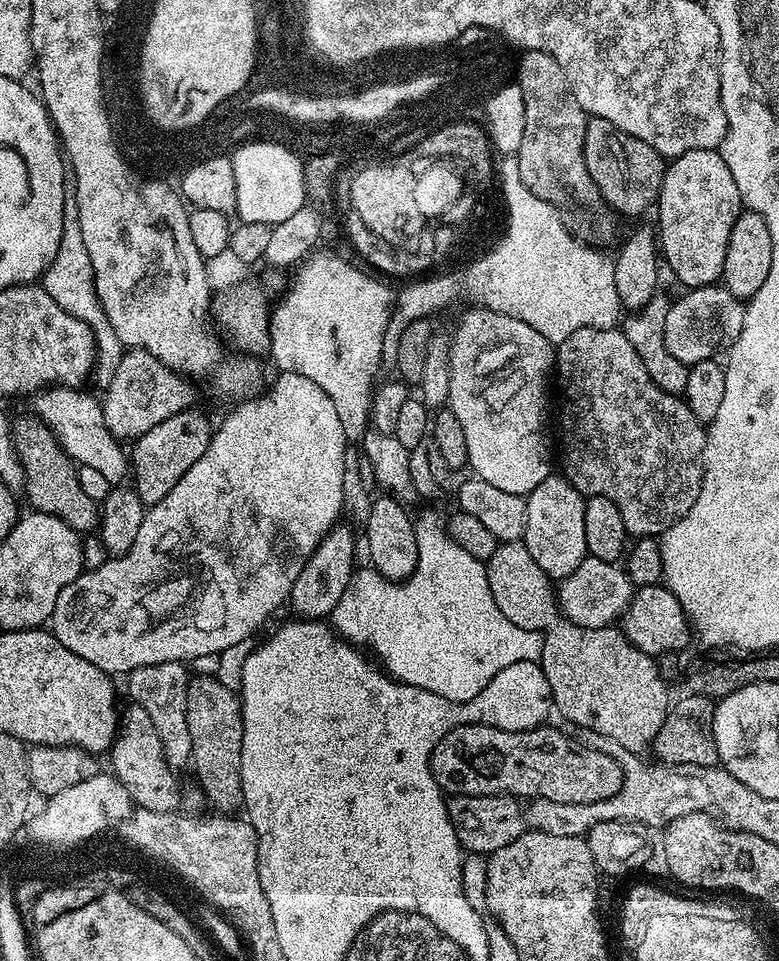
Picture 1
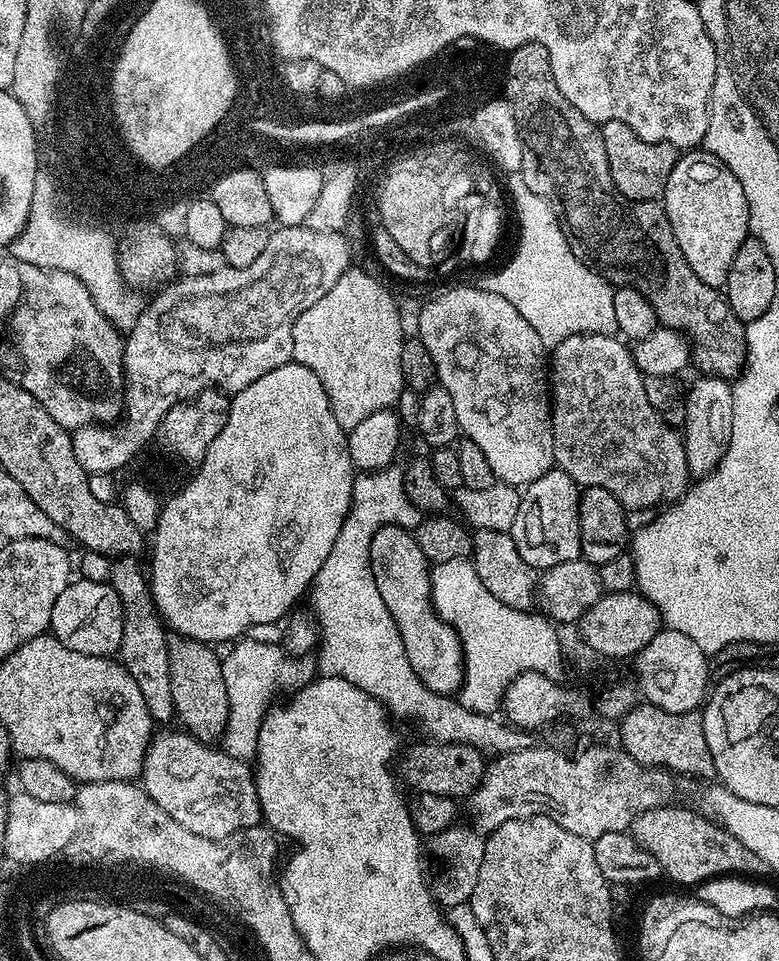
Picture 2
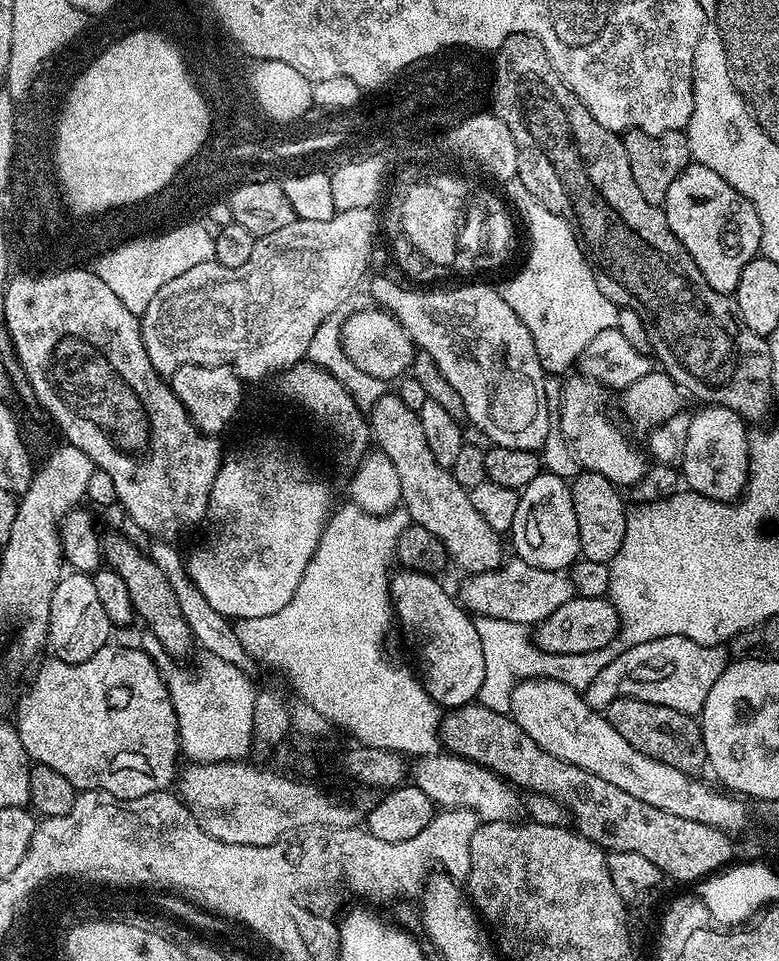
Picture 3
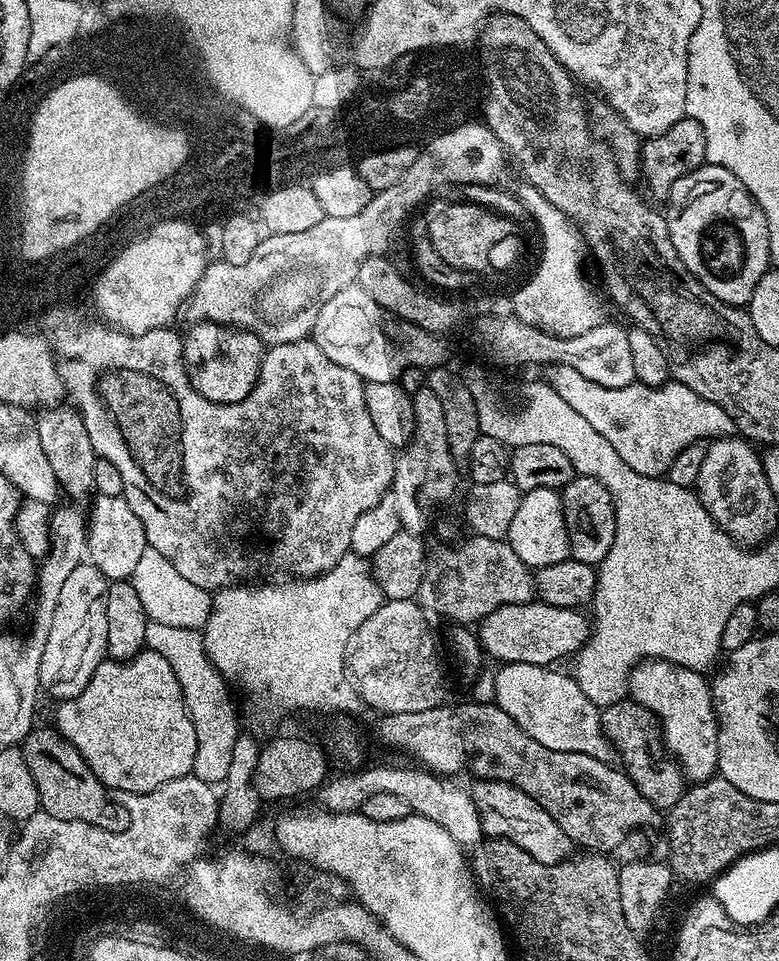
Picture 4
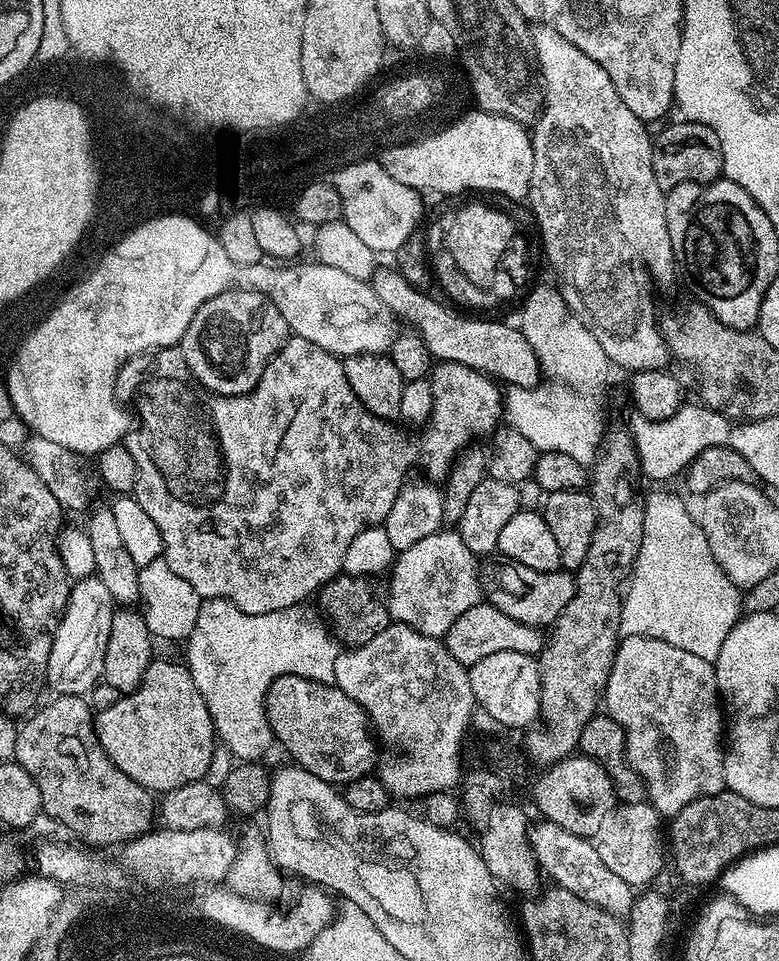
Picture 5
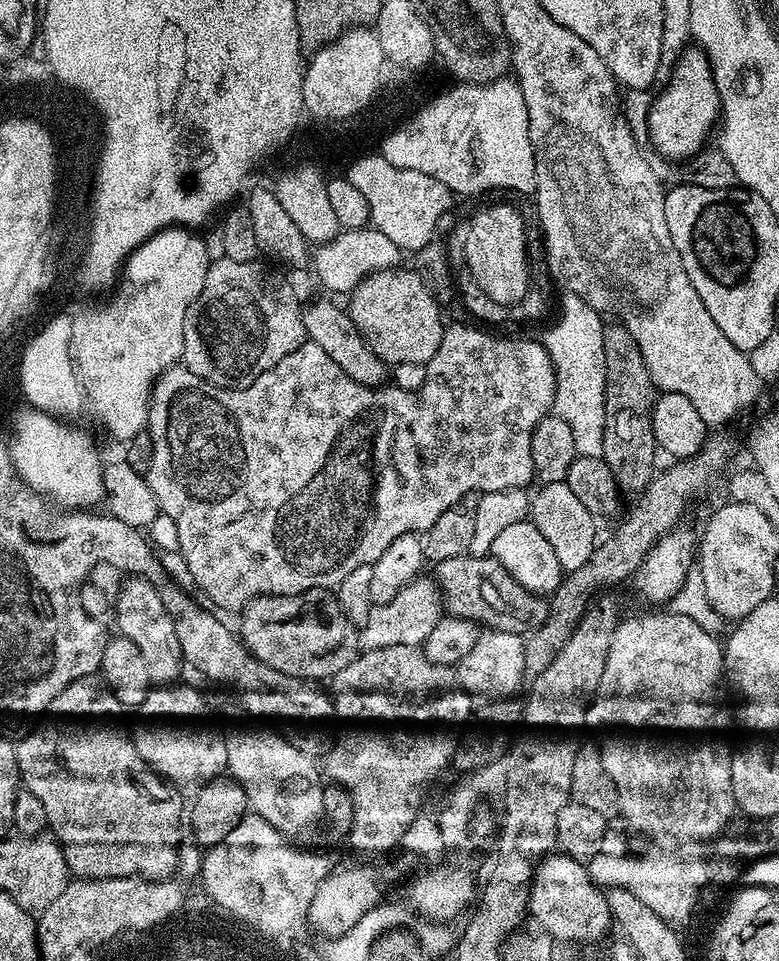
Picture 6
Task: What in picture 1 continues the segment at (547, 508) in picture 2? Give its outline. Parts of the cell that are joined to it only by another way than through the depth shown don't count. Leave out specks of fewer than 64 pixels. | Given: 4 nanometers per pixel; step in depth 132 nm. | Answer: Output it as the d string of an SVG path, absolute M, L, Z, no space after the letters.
M563 475L547 476L526 497L526 530L524 531L524 545L530 550L534 562L542 566L549 580L559 582L565 580L578 566L582 566L588 555L586 546L586 510L585 496L570 483Z

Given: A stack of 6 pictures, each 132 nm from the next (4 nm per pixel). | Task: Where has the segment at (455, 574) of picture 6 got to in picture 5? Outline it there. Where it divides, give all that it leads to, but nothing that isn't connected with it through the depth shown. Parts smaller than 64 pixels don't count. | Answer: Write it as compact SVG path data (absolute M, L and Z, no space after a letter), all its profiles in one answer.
M504 560L496 569L483 569L482 592L487 603L502 610L502 613L510 615L518 623L526 623L540 630L544 628L543 624L552 626L569 605L570 598L575 594L575 580L575 575L568 570L530 570L530 566Z

